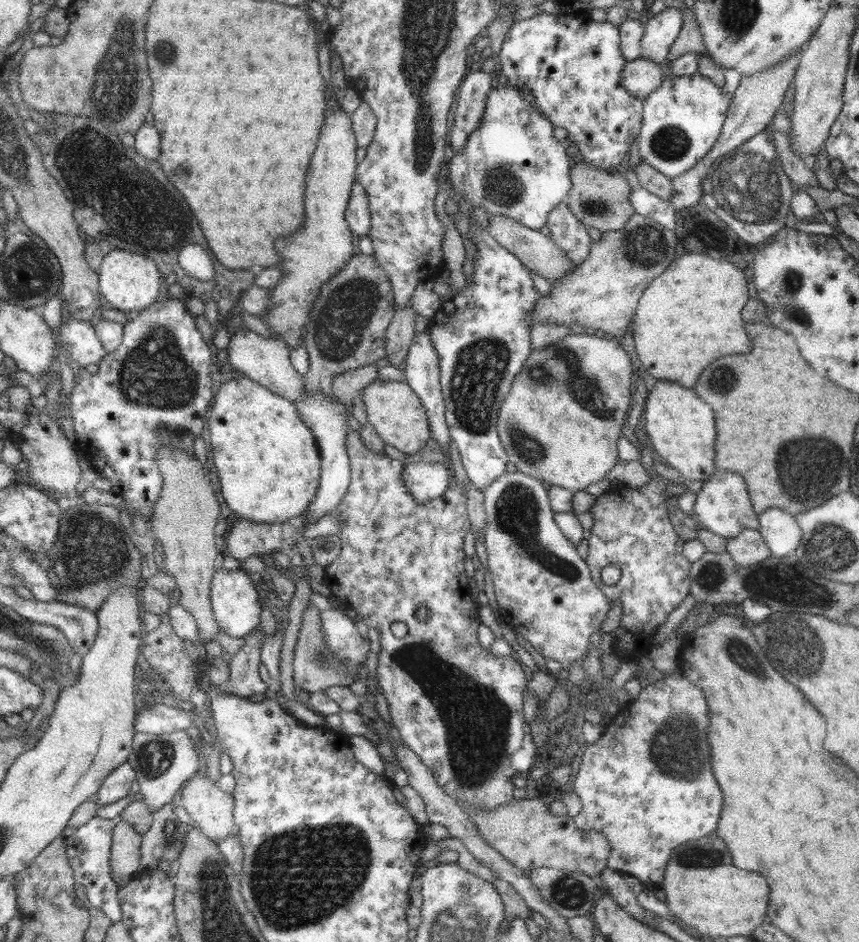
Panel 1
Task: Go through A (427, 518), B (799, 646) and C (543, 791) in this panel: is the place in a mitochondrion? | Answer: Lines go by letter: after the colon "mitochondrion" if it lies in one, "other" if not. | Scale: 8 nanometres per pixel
A: other
B: mitochondrion
C: other

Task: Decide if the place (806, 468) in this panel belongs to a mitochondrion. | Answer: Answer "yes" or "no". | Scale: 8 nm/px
yes

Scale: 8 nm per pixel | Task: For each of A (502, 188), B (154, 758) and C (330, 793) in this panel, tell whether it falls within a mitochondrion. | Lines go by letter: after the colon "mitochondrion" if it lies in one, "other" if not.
A: mitochondrion
B: mitochondrion
C: other

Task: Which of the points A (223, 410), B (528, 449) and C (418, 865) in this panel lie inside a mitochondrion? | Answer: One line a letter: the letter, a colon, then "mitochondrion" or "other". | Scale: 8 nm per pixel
A: other
B: mitochondrion
C: other

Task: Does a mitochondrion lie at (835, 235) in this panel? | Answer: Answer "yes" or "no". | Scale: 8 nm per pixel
no

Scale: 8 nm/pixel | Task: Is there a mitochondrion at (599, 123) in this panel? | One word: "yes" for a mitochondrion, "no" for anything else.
no

